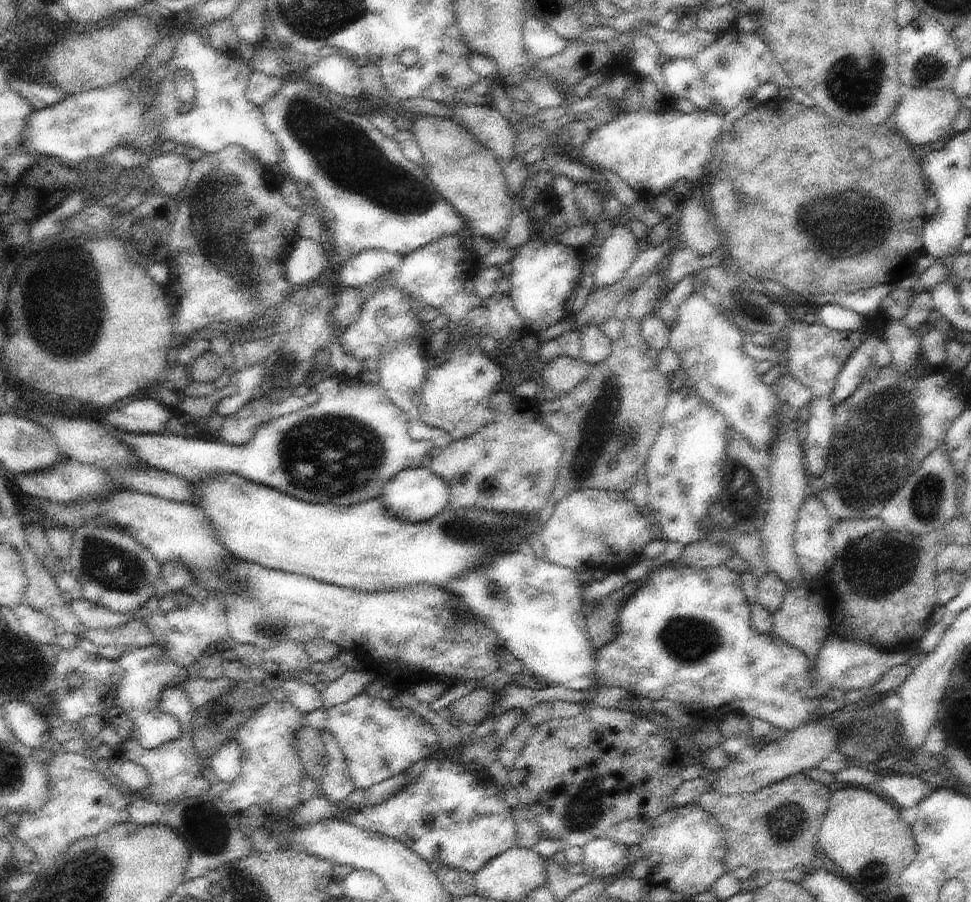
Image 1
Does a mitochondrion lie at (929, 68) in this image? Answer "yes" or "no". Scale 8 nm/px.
yes

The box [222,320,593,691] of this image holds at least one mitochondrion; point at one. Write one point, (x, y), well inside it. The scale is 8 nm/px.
(317, 454)

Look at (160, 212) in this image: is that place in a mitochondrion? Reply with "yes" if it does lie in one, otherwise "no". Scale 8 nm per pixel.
yes

